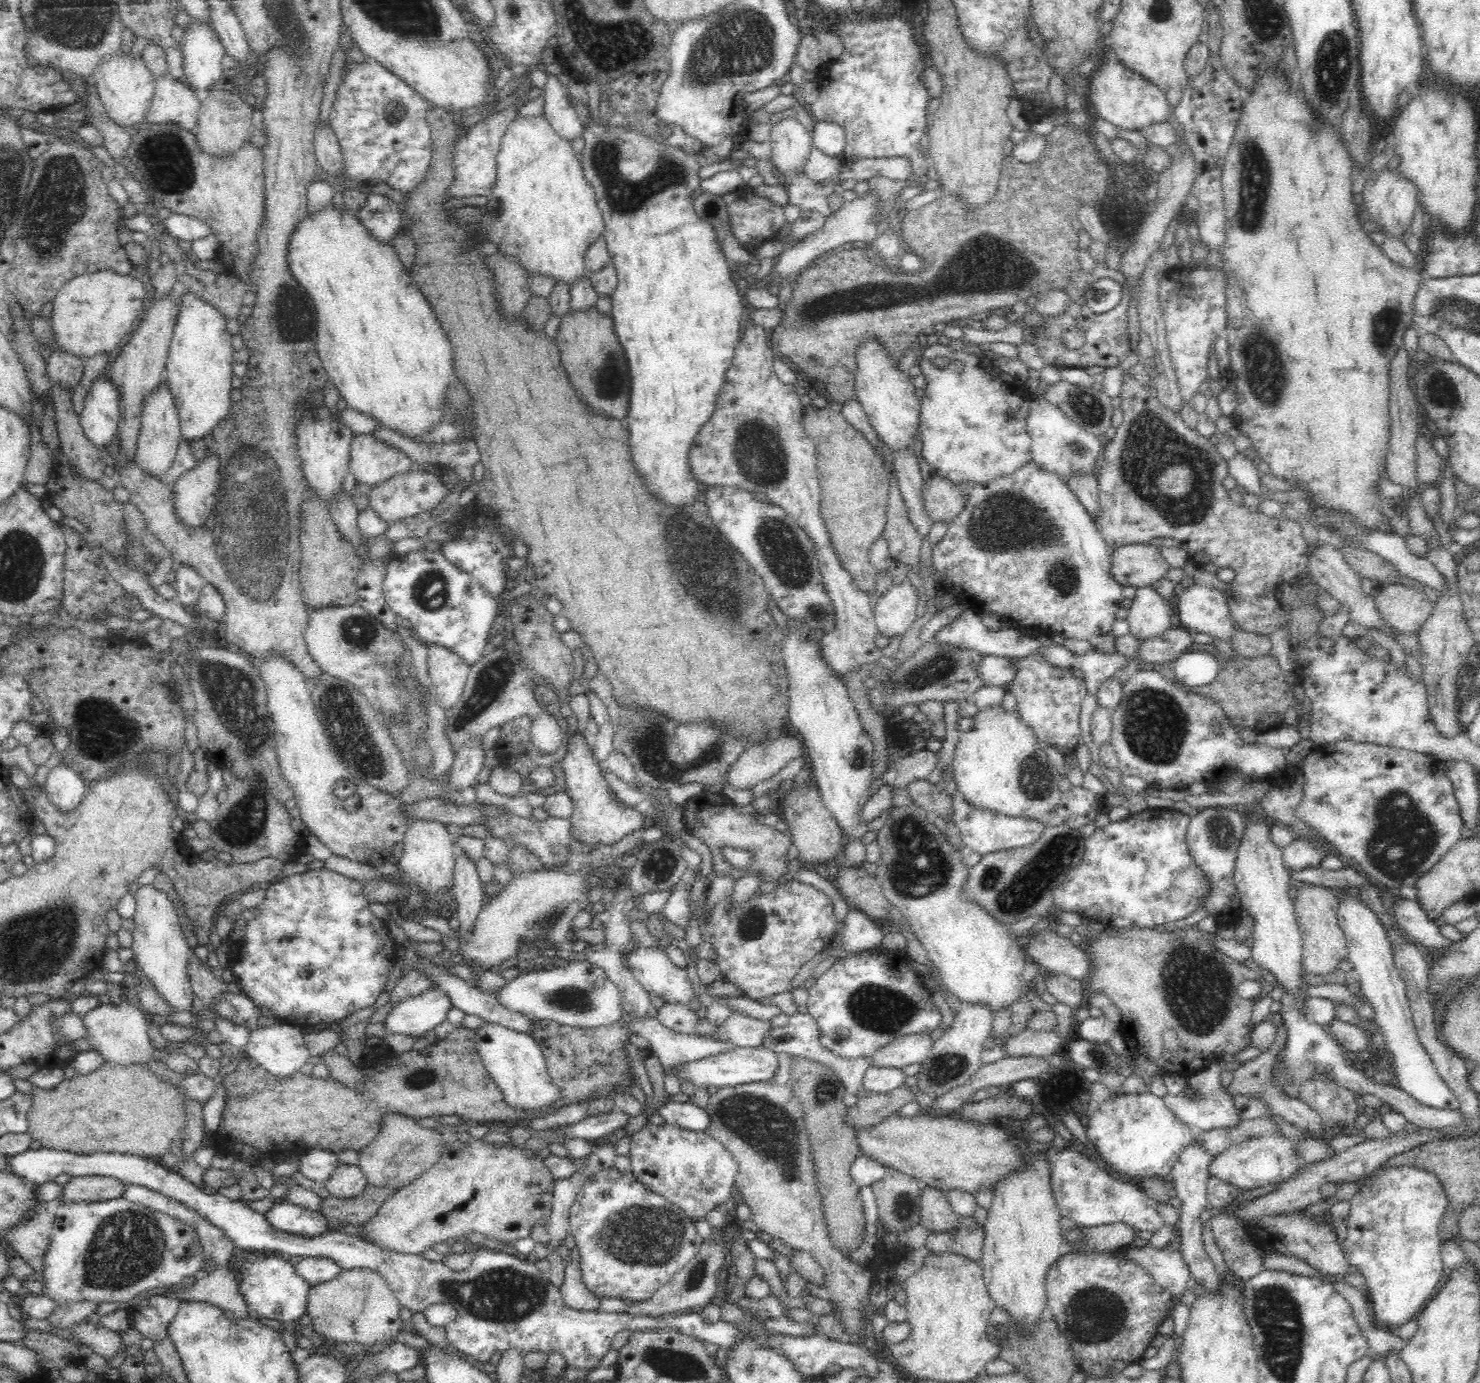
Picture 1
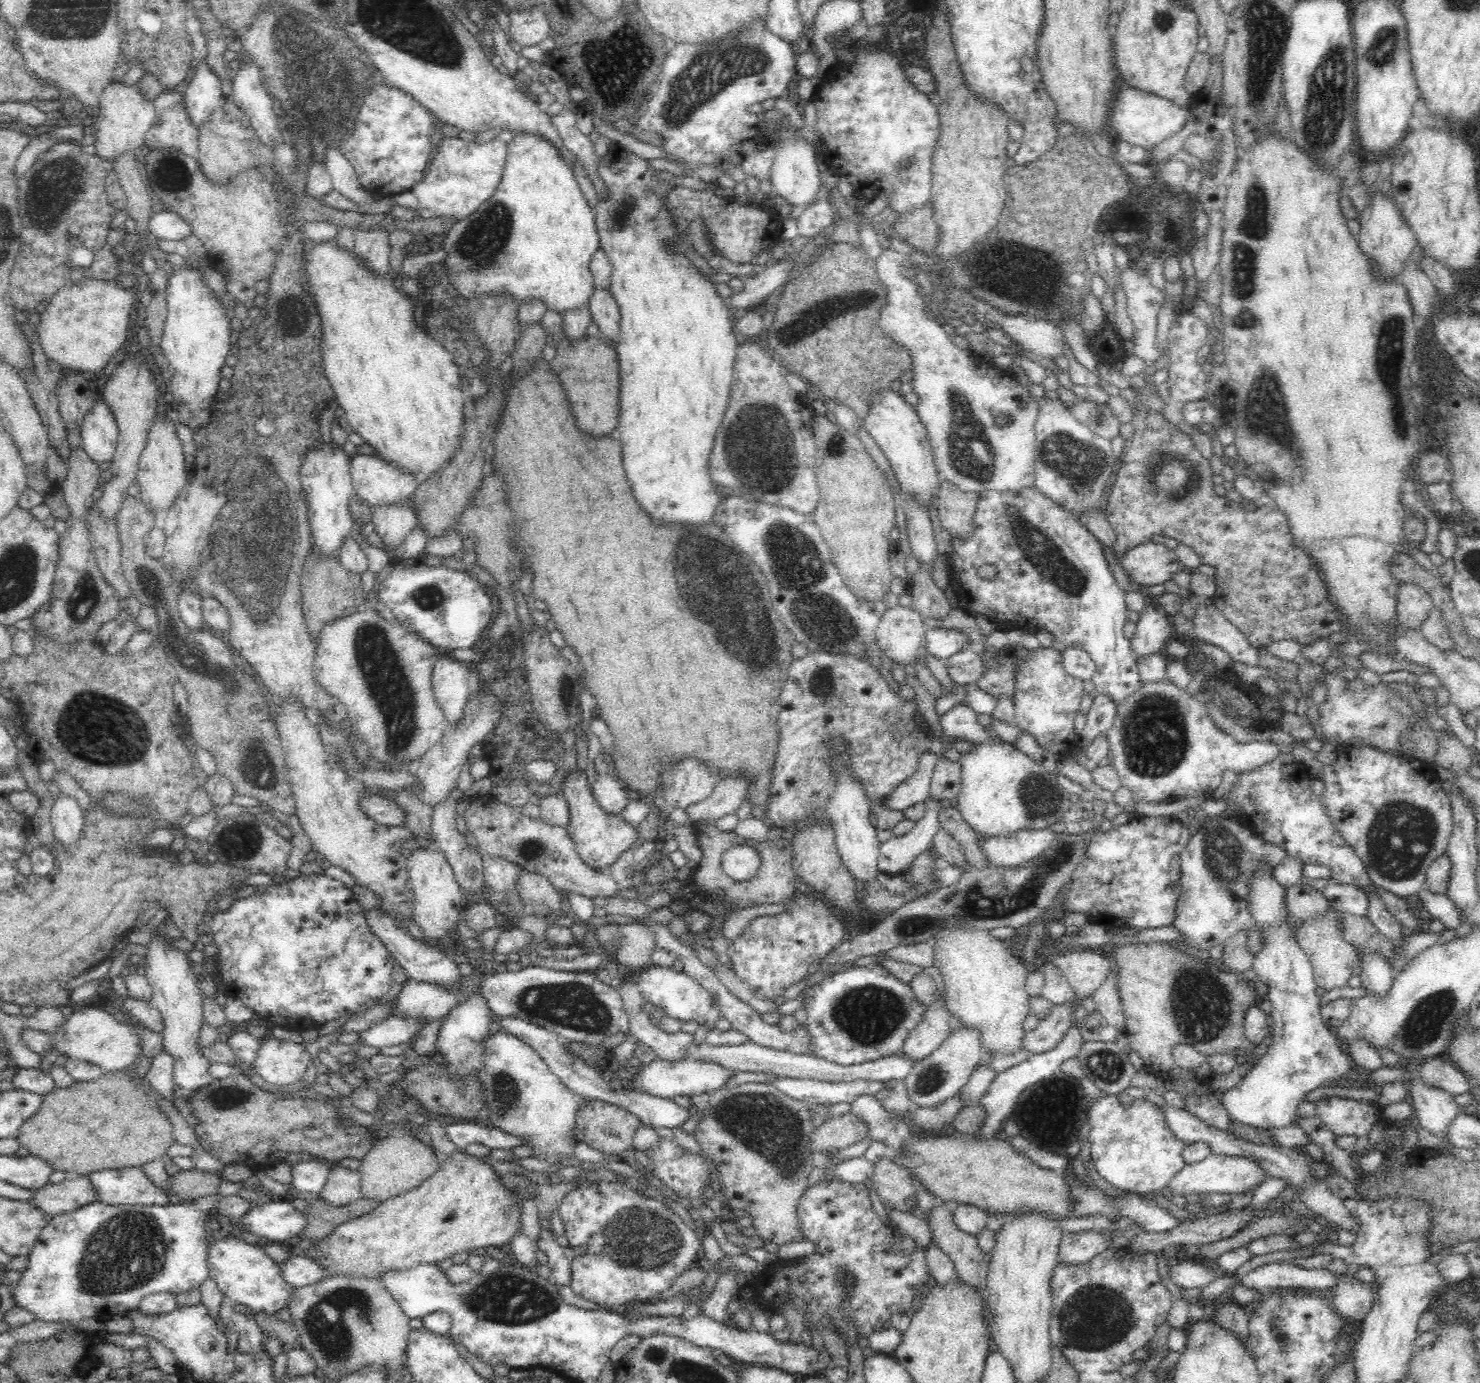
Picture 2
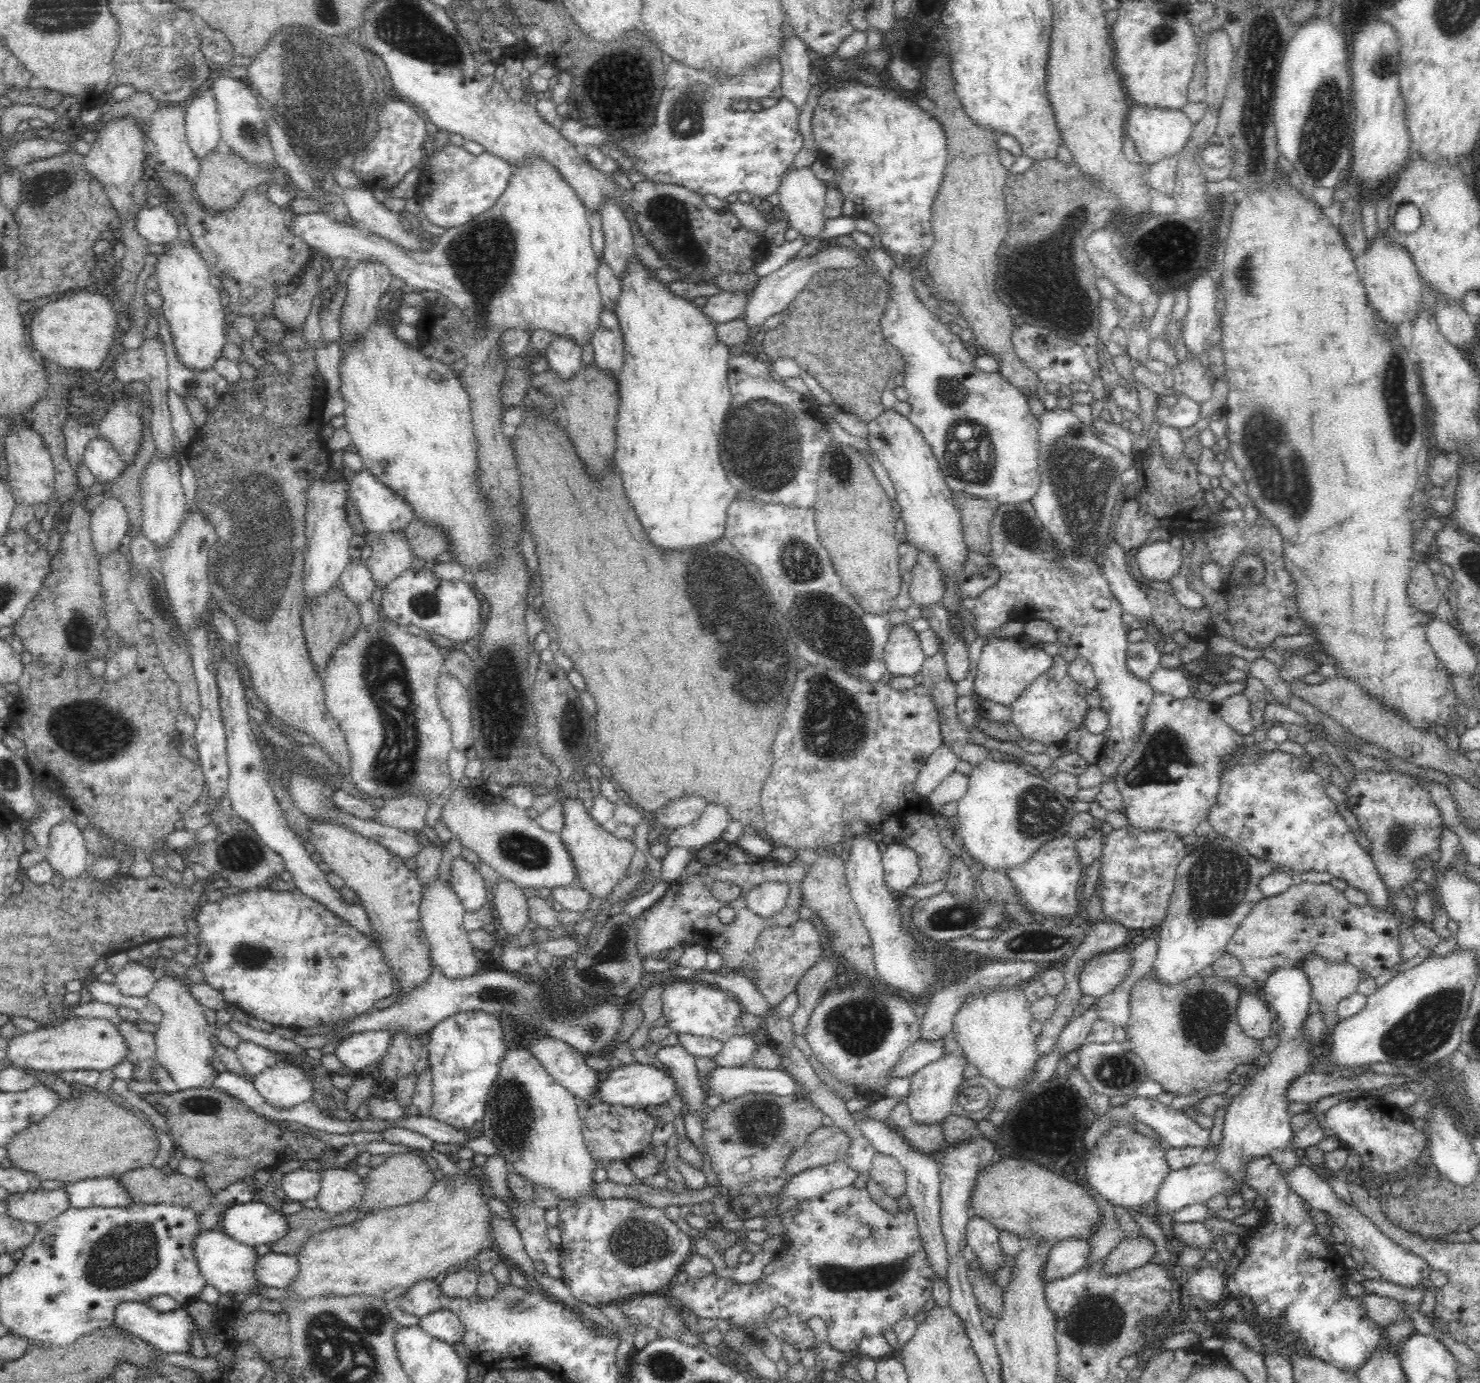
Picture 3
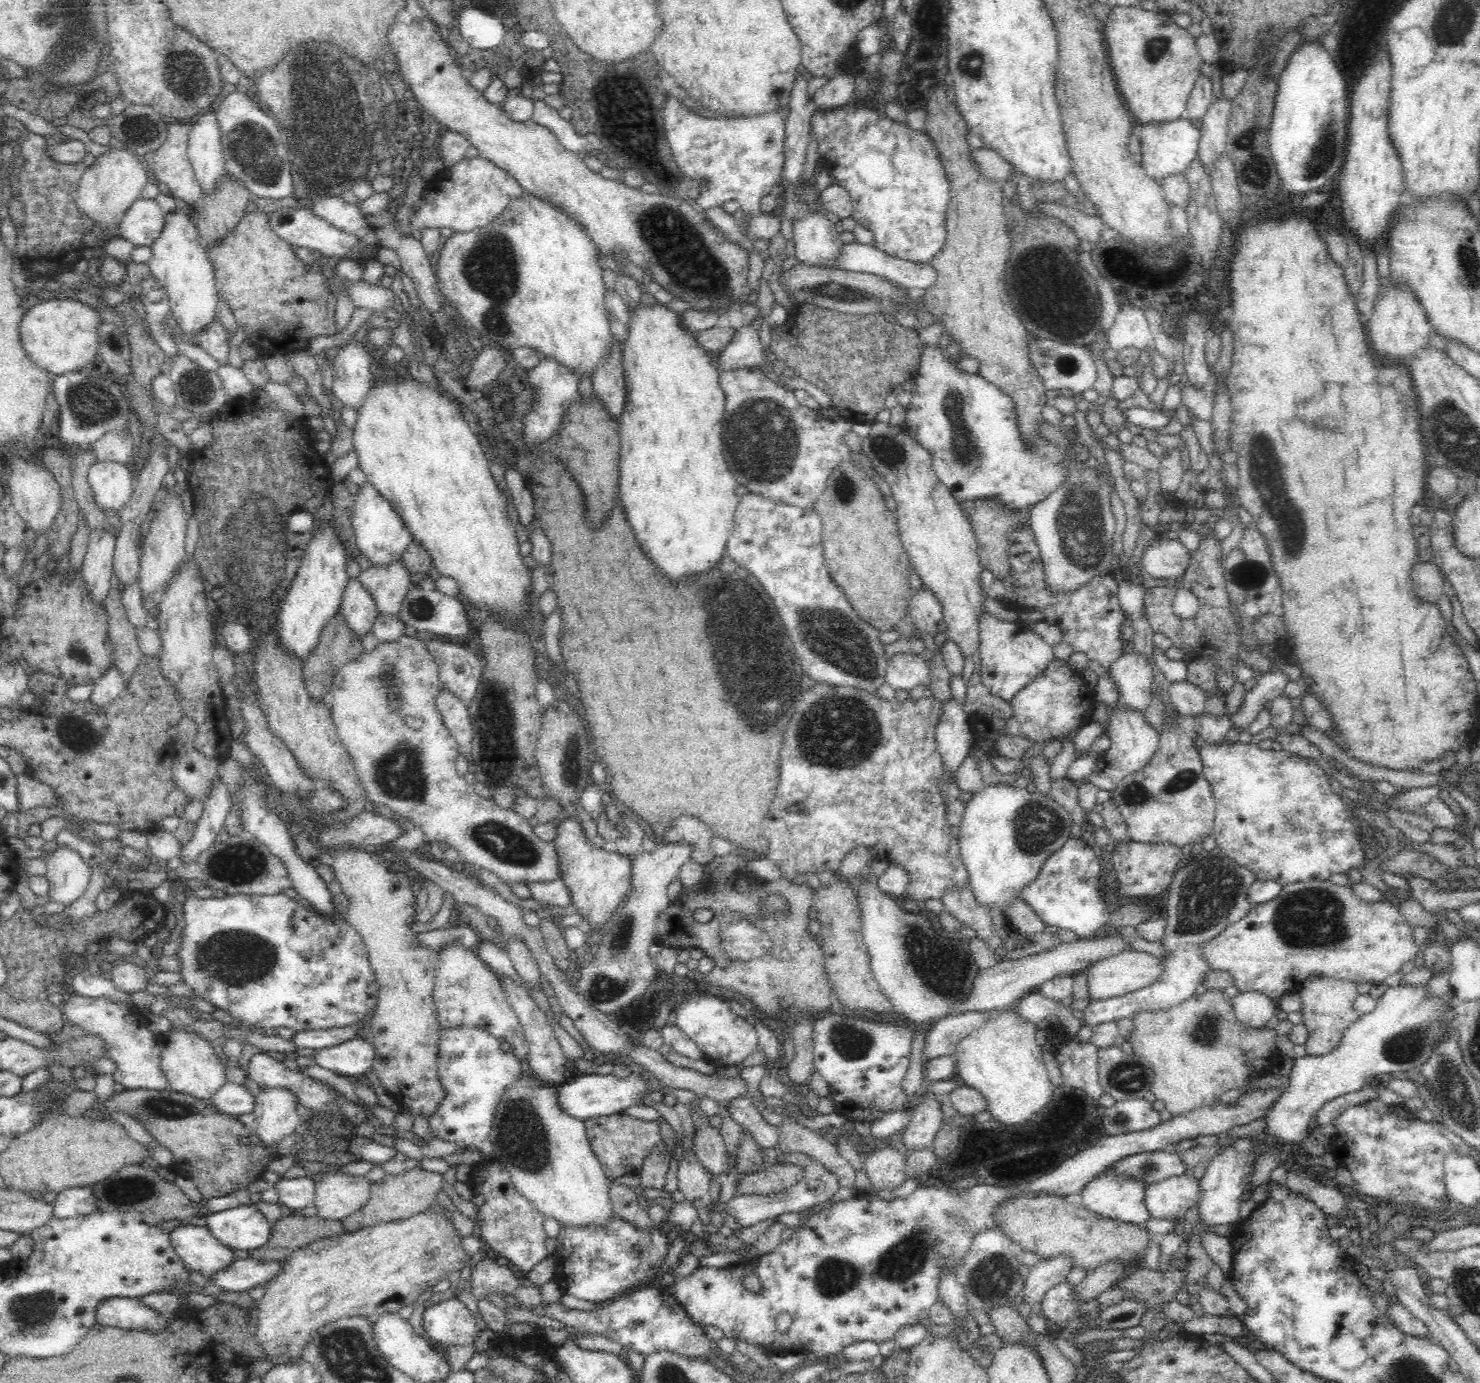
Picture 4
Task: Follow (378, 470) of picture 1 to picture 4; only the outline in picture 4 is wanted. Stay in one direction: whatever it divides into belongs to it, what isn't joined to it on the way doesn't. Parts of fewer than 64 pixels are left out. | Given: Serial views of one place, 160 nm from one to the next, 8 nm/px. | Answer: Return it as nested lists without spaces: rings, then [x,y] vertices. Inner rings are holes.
[[[366,482],[362,488],[355,489],[354,492],[355,501],[351,517],[357,553],[364,555],[370,561],[370,567],[401,562],[404,552],[413,542],[412,533],[404,525],[402,517],[398,516],[392,504],[383,499],[372,484]]]

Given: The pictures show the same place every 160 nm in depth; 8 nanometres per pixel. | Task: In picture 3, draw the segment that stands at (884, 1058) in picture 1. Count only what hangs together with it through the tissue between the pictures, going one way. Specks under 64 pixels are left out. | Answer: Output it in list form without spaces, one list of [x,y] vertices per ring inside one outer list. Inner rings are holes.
[[[1000,961],[992,962],[988,966],[982,965],[974,972],[967,972],[957,982],[944,986],[942,990],[934,990],[934,993],[925,1002],[926,1014],[922,1020],[920,1037],[928,1041],[947,1037],[953,1030],[954,1018],[958,1009],[970,998],[978,993],[989,993],[990,991],[1000,991],[1005,993],[1008,989],[1021,987],[1036,975],[1046,972],[1054,963],[1036,963],[1034,961]]]

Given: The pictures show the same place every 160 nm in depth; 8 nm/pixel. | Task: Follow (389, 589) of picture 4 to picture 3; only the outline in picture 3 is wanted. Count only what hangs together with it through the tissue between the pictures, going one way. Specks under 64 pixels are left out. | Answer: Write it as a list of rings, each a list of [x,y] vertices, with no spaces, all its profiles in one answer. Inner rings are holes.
[[[388,533],[385,535],[364,535],[366,544],[374,550],[366,561],[372,580],[382,592],[393,583],[405,570],[410,569],[413,553],[408,545],[405,533]]]

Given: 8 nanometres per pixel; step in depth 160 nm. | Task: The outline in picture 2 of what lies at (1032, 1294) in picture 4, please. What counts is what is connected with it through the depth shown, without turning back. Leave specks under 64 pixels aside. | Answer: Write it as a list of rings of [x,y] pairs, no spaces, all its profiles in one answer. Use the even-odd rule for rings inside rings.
[[[1100,1231],[1065,1232],[1058,1246],[1058,1264],[1077,1265],[1108,1249],[1110,1235]]]

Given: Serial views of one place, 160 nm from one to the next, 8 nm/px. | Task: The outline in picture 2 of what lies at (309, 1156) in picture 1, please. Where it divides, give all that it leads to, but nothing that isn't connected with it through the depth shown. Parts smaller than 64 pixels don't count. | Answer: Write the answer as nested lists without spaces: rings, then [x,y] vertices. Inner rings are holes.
[[[317,1161],[300,1162],[290,1170],[289,1192],[298,1198],[299,1192],[319,1193],[326,1184],[326,1178],[330,1173],[326,1164]]]

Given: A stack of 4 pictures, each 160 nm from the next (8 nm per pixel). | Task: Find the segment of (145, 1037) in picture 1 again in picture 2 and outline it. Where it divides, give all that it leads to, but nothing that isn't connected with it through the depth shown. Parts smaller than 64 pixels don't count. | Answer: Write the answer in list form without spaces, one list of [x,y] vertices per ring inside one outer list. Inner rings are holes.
[[[77,1008],[70,1015],[58,1033],[48,1035],[40,1030],[26,1028],[21,1034],[22,1040],[40,1058],[53,1052],[53,1055],[61,1054],[67,1059],[92,1063],[104,1072],[117,1072],[126,1066],[131,1067],[142,1045],[140,1036],[135,1034],[140,1028],[135,1031],[121,1024],[114,1018],[113,1011],[107,1008]]]

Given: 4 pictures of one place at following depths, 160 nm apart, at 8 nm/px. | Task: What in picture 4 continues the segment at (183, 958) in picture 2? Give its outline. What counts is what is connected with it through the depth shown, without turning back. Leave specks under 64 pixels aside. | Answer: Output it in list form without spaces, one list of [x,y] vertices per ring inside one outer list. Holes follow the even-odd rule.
[[[173,1029],[164,1035],[164,1044],[160,1053],[161,1069],[168,1082],[169,1091],[190,1095],[200,1100],[208,1100],[218,1092],[227,1081],[226,1067],[212,1051],[208,1040],[186,1030]]]

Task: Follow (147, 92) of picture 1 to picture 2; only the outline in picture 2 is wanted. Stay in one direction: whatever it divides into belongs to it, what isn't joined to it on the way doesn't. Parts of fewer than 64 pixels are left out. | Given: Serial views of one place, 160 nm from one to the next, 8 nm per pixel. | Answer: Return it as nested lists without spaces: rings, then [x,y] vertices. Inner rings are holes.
[[[122,80],[110,81],[102,92],[98,113],[91,121],[96,129],[94,142],[94,155],[111,164],[122,154],[130,153],[135,156],[136,150],[145,144],[145,136],[154,124],[155,110],[153,102],[150,102],[142,93],[138,93],[138,87],[125,86]]]

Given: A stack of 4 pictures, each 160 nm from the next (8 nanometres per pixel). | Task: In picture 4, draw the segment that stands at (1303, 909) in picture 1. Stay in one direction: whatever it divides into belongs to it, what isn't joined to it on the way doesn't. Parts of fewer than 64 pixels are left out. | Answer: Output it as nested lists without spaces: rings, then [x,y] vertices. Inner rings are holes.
[[[1310,976],[1298,987],[1296,992],[1300,995],[1303,1004],[1302,1024],[1308,1031],[1308,1038],[1304,1043],[1306,1055],[1324,1056],[1340,1045],[1342,1036],[1345,1036],[1344,1032],[1362,1018],[1353,1007],[1353,1002],[1359,995],[1356,983],[1328,976]]]

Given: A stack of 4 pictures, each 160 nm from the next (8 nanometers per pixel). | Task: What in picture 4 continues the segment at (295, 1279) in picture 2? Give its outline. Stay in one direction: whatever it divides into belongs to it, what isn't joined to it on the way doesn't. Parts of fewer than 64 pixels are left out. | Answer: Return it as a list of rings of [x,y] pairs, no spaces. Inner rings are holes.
[[[250,1257],[234,1260],[228,1268],[206,1277],[206,1282],[226,1292],[250,1290],[258,1284],[270,1282],[282,1268],[280,1261],[261,1261]]]

